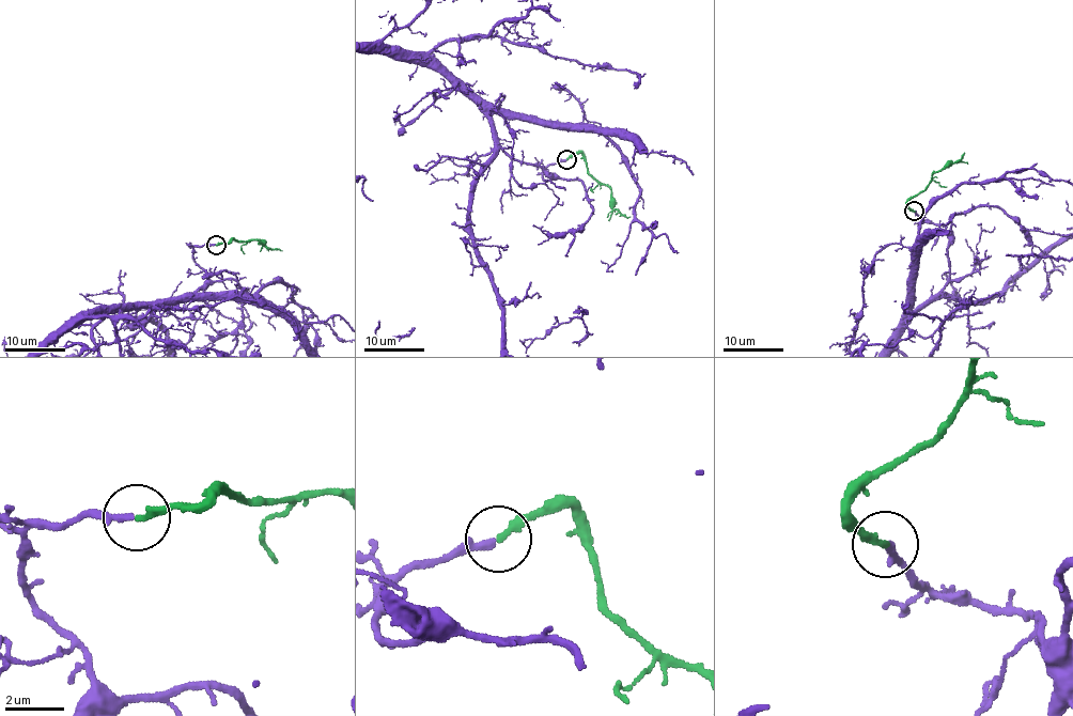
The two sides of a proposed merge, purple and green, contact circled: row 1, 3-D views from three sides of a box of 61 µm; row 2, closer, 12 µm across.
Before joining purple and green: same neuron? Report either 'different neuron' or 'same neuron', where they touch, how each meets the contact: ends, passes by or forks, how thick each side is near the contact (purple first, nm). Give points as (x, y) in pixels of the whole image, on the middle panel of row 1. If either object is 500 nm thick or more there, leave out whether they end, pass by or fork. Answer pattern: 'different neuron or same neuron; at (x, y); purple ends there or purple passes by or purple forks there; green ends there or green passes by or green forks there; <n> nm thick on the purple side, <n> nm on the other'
same neuron; at (566, 159); purple ends there; green ends there; 200 nm thick on the purple side, 240 nm on the other

